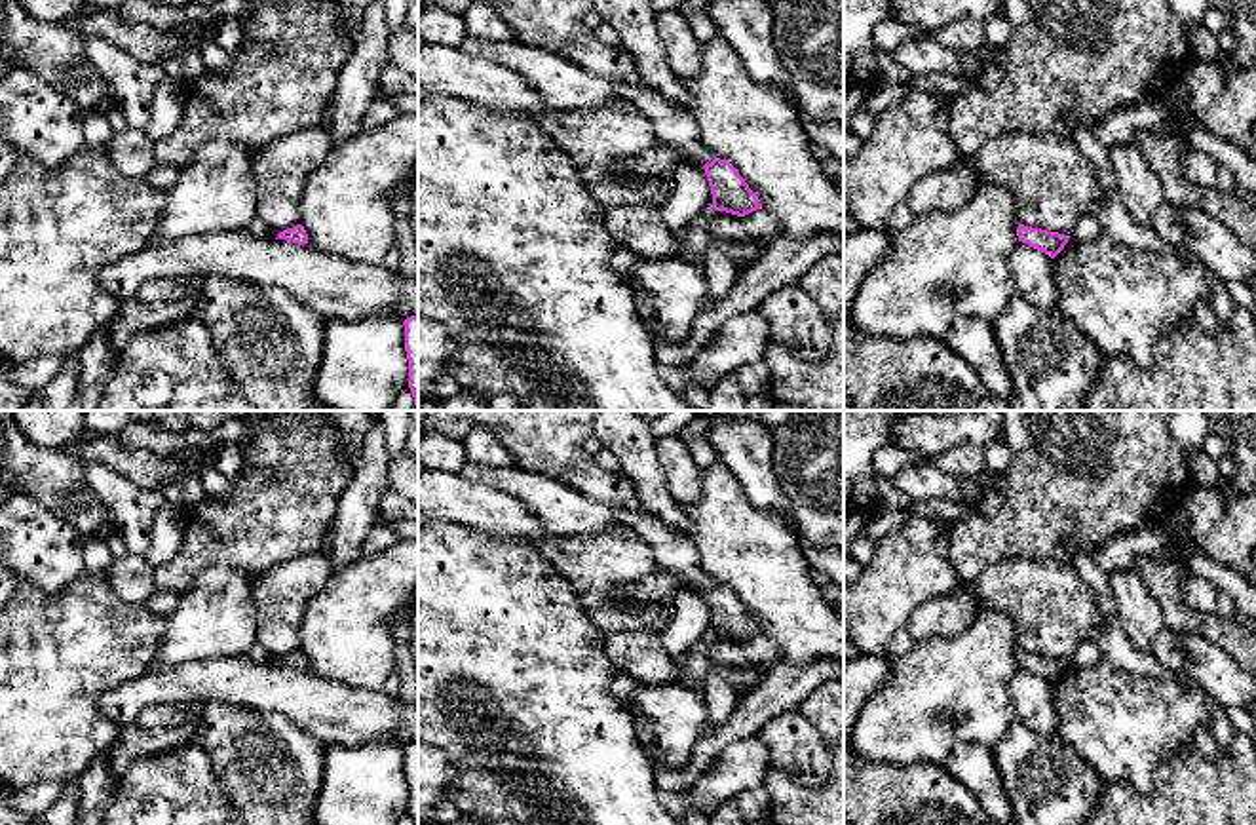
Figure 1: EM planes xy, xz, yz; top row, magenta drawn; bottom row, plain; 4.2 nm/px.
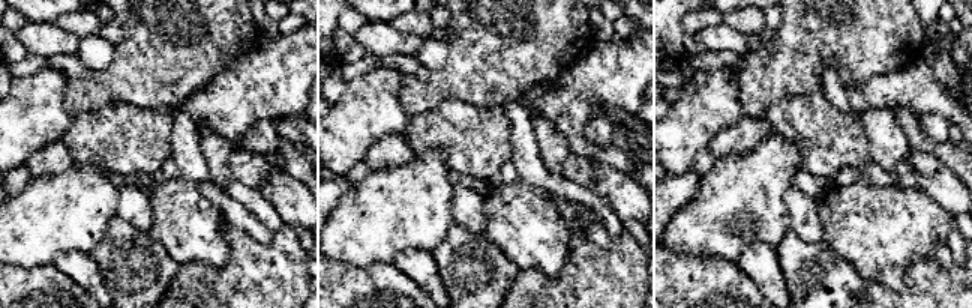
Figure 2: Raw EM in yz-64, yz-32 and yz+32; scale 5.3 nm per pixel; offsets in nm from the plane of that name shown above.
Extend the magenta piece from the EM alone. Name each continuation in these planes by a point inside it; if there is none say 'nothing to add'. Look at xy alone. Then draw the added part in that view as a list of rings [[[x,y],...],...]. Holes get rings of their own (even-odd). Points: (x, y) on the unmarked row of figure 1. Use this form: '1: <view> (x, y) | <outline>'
nothing to add

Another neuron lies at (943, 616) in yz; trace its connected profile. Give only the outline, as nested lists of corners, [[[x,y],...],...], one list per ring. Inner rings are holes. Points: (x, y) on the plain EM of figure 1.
[[[961,584],[952,595],[935,597],[918,606],[906,629],[916,643],[933,637],[954,637],[977,618],[979,603]]]

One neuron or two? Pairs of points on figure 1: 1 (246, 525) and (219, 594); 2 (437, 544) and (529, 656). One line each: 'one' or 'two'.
1: two
2: one

